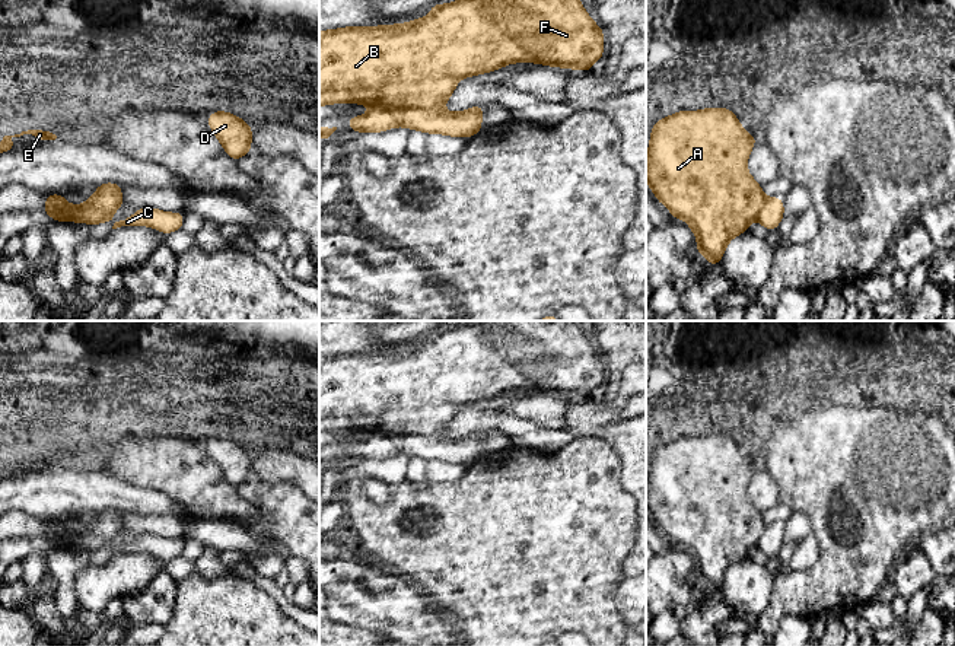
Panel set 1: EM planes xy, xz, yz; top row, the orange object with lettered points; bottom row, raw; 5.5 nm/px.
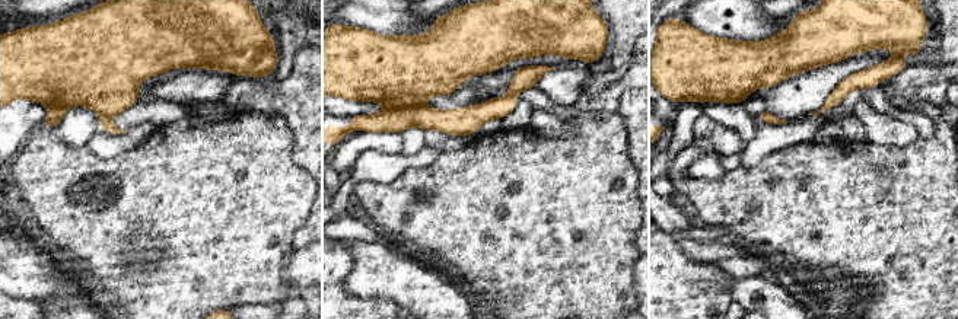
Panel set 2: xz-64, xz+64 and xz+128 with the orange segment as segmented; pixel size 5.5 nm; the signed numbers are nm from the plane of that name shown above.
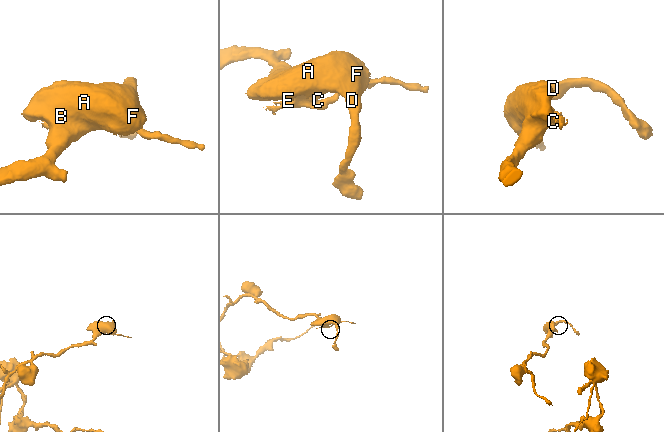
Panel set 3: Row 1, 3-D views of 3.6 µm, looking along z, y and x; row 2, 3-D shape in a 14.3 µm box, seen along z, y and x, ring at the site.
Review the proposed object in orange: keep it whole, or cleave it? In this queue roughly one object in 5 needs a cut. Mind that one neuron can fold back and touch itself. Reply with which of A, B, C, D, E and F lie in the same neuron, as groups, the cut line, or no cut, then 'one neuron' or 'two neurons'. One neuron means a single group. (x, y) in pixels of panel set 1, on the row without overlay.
A B D E F / C; cut in xz along (372, 432), (417, 433), (442, 438); two neurons

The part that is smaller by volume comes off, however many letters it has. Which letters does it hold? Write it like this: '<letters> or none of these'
C

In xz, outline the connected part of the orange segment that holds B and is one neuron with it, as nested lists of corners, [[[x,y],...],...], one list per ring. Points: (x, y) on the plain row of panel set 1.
[[[472,321],[434,331],[427,344],[381,353],[348,353],[319,359],[319,433],[365,430],[381,435],[418,435],[442,439],[462,404],[488,400],[510,389],[589,398],[604,384],[604,359],[582,332],[577,321]]]

